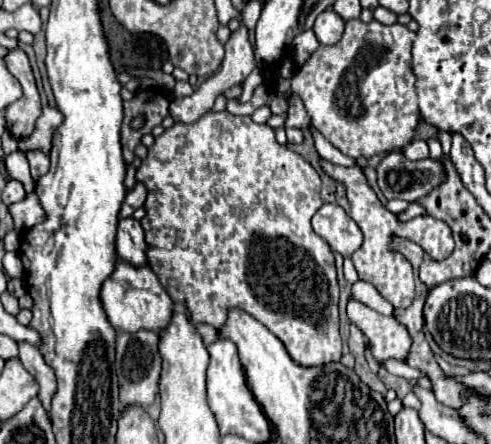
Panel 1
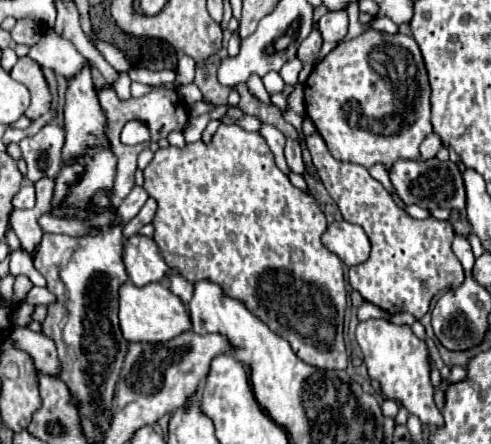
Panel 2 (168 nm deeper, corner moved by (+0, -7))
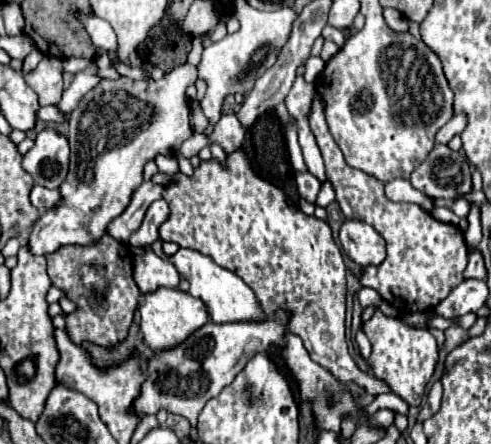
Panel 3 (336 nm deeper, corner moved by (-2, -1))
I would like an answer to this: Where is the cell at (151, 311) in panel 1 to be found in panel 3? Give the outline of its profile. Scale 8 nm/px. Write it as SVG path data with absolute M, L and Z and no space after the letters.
M165 287L157 289L155 293L145 295L145 303L139 307L139 315L141 315L139 327L141 327L143 339L153 351L165 351L165 349L177 347L193 331L197 331L199 327L203 327L209 321L209 313L203 301L179 289L165 289Z

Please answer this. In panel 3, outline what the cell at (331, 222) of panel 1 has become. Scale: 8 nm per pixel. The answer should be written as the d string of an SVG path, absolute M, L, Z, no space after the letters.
M345 221L339 231L343 251L361 267L381 265L387 257L385 239L363 221Z

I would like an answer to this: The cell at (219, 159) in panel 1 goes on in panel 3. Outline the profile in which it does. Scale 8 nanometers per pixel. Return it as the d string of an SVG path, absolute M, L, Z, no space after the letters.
M237 151L227 157L229 169L223 169L217 161L203 161L199 169L195 169L193 177L185 177L177 173L177 183L165 189L165 201L171 205L171 217L161 225L159 233L163 241L175 241L179 247L189 247L199 253L215 259L217 265L239 275L255 293L261 309L271 313L271 309L279 309L279 305L295 305L295 321L291 321L291 333L299 335L309 351L311 359L325 367L337 381L347 383L355 381L369 395L389 393L389 385L373 375L365 375L357 369L355 361L347 351L345 341L345 263L339 247L333 241L331 229L325 221L317 217L307 217L297 207L293 207L285 193L263 181L253 173L243 151Z

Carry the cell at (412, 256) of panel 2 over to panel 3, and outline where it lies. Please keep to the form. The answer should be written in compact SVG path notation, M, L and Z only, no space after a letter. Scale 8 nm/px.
M315 89L311 109L311 131L325 159L327 179L335 189L337 203L347 219L359 219L369 223L387 241L387 259L379 267L365 267L361 283L375 289L385 301L389 301L401 313L431 311L435 309L453 287L463 281L463 269L467 267L469 251L463 239L463 231L455 225L437 221L431 213L413 203L393 203L383 193L383 183L375 181L367 173L353 169L345 163L341 149L331 137L325 121L325 101Z

